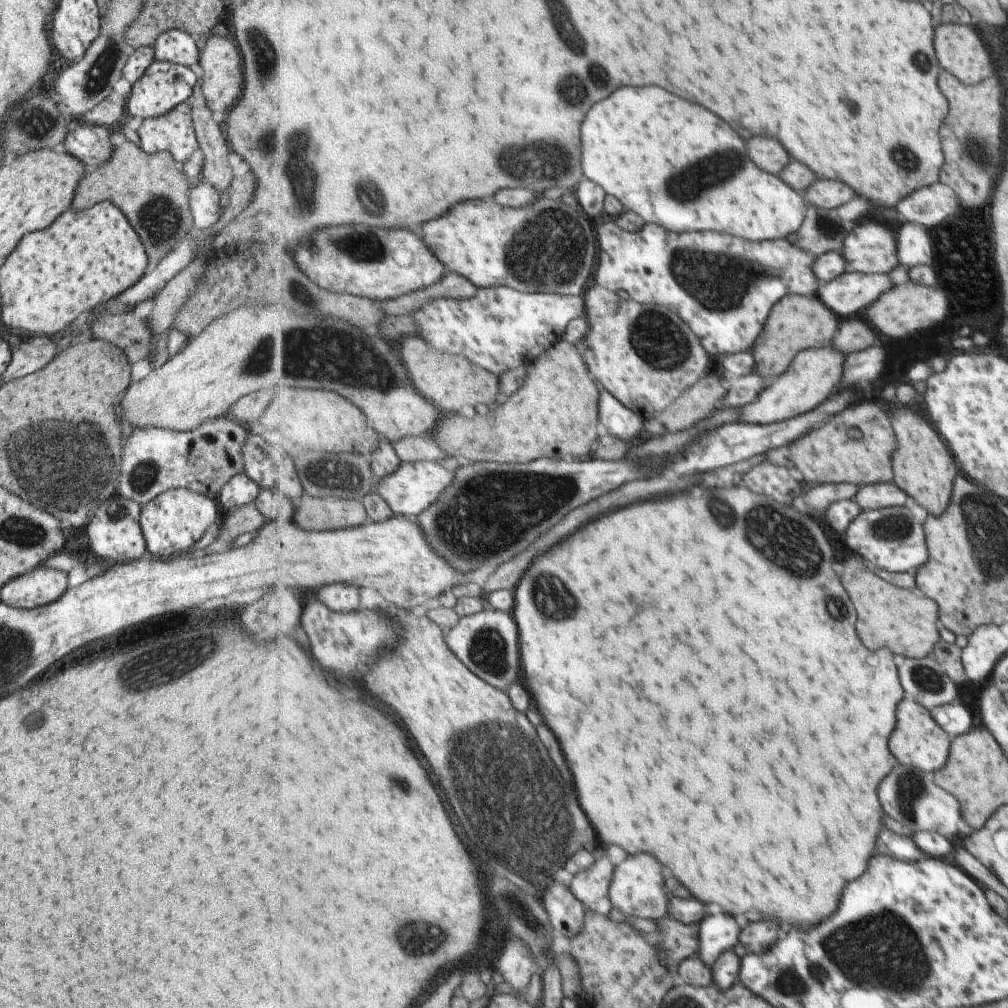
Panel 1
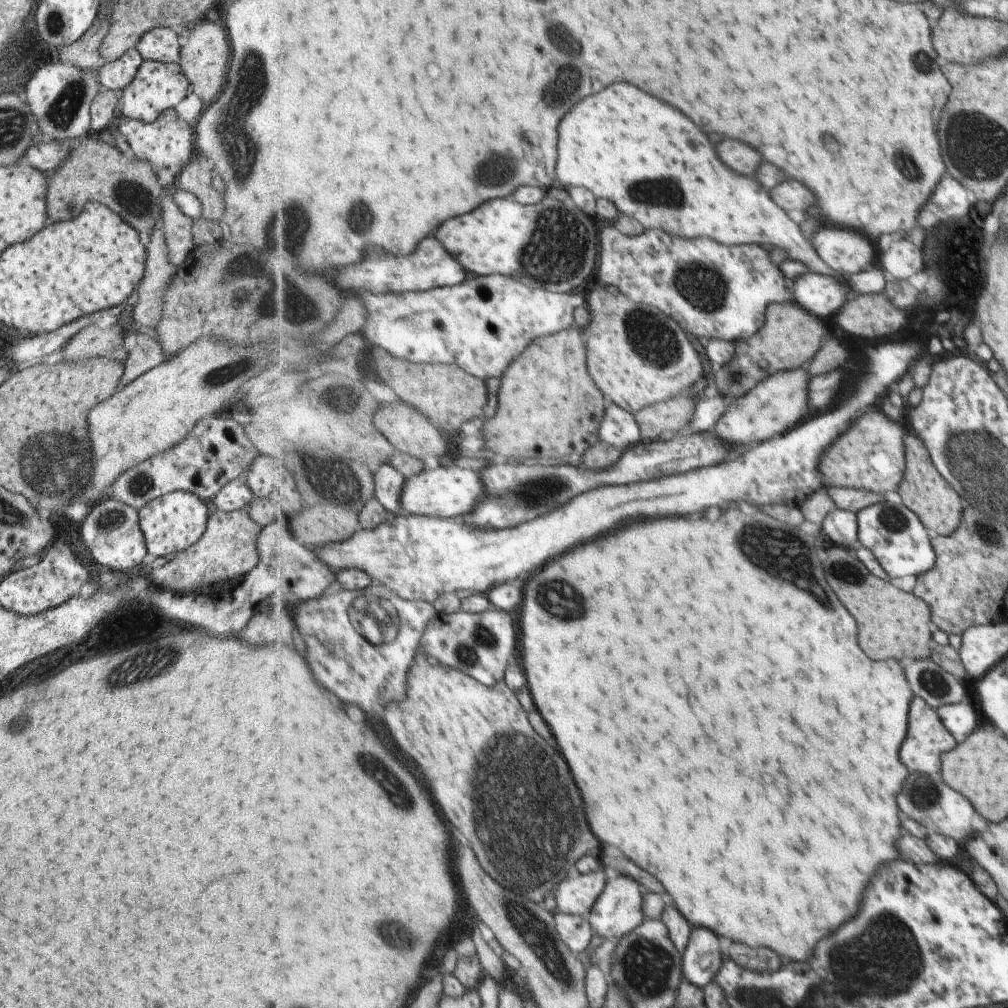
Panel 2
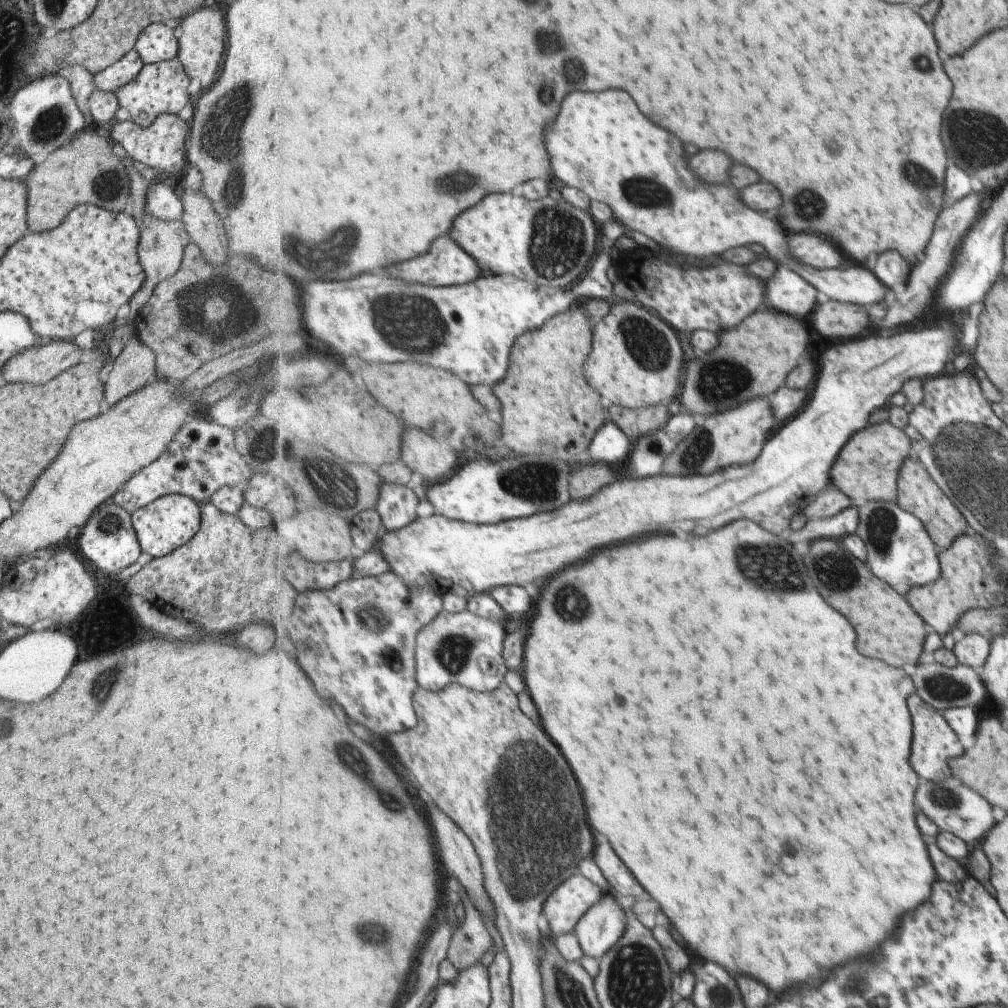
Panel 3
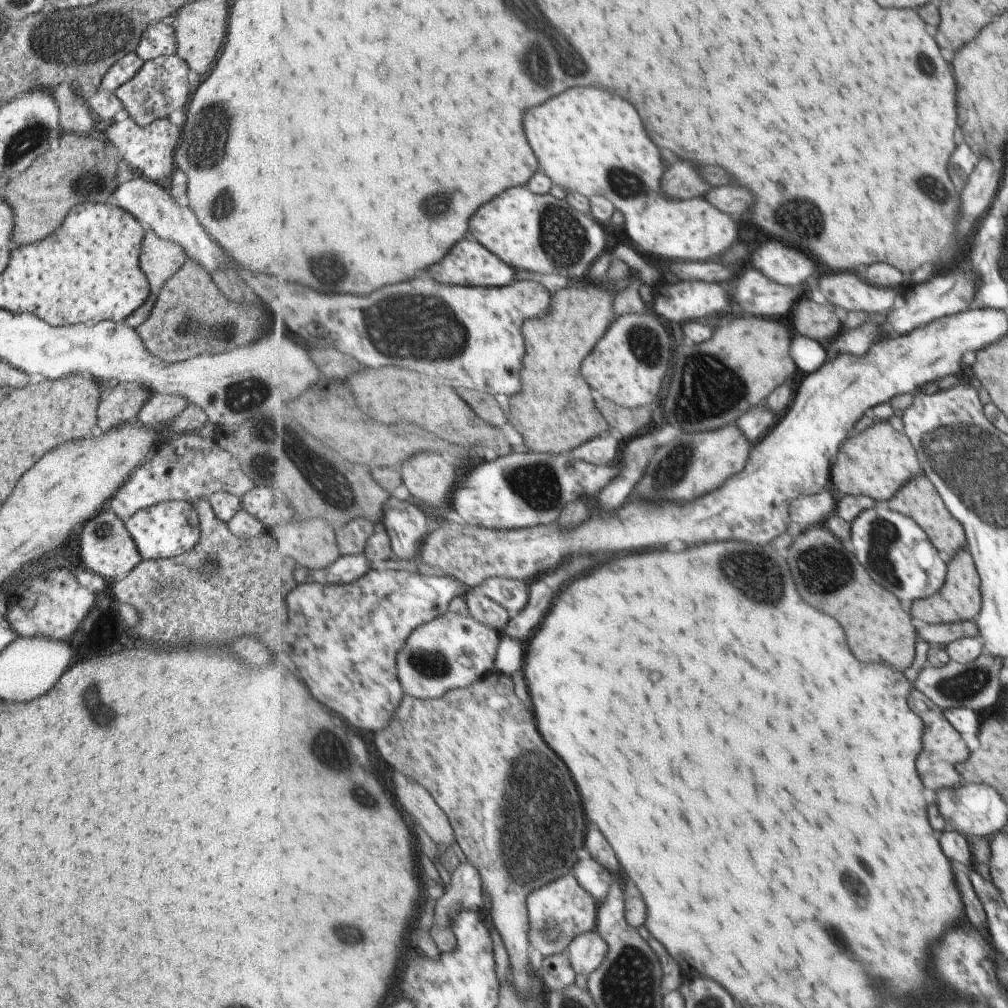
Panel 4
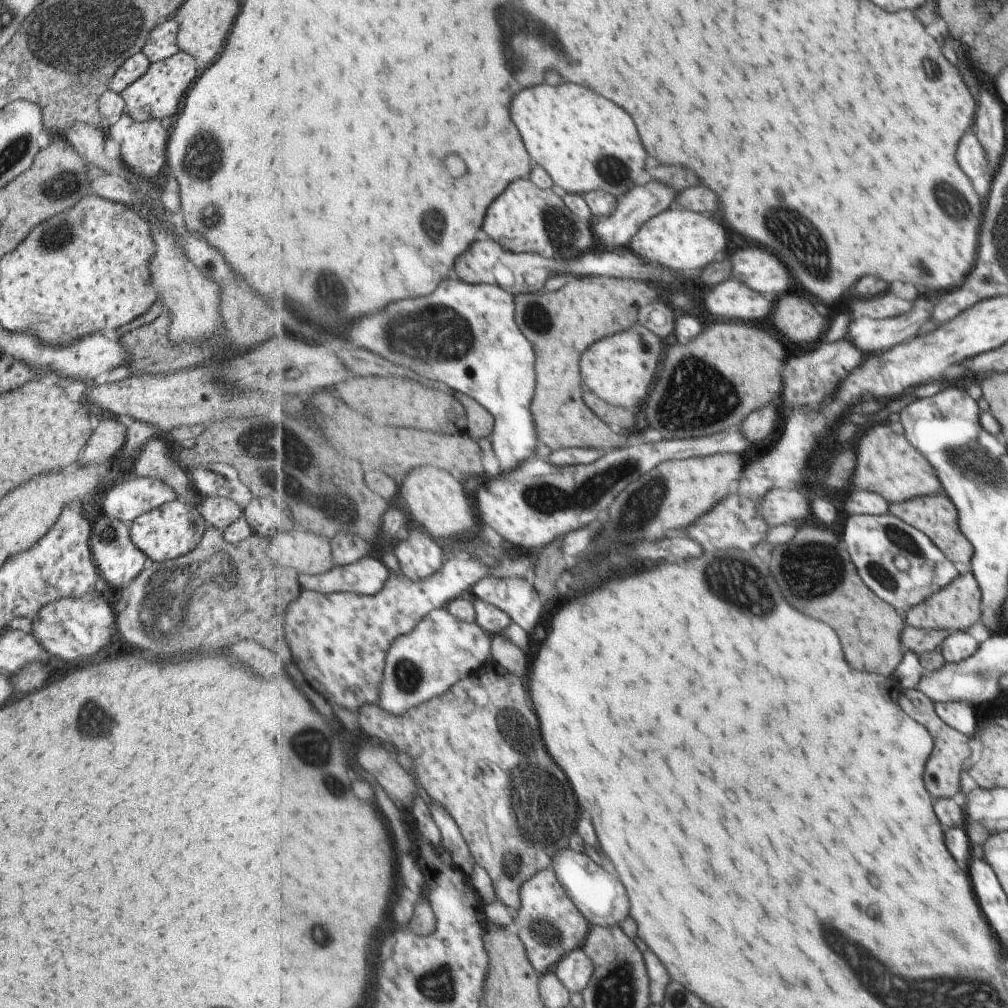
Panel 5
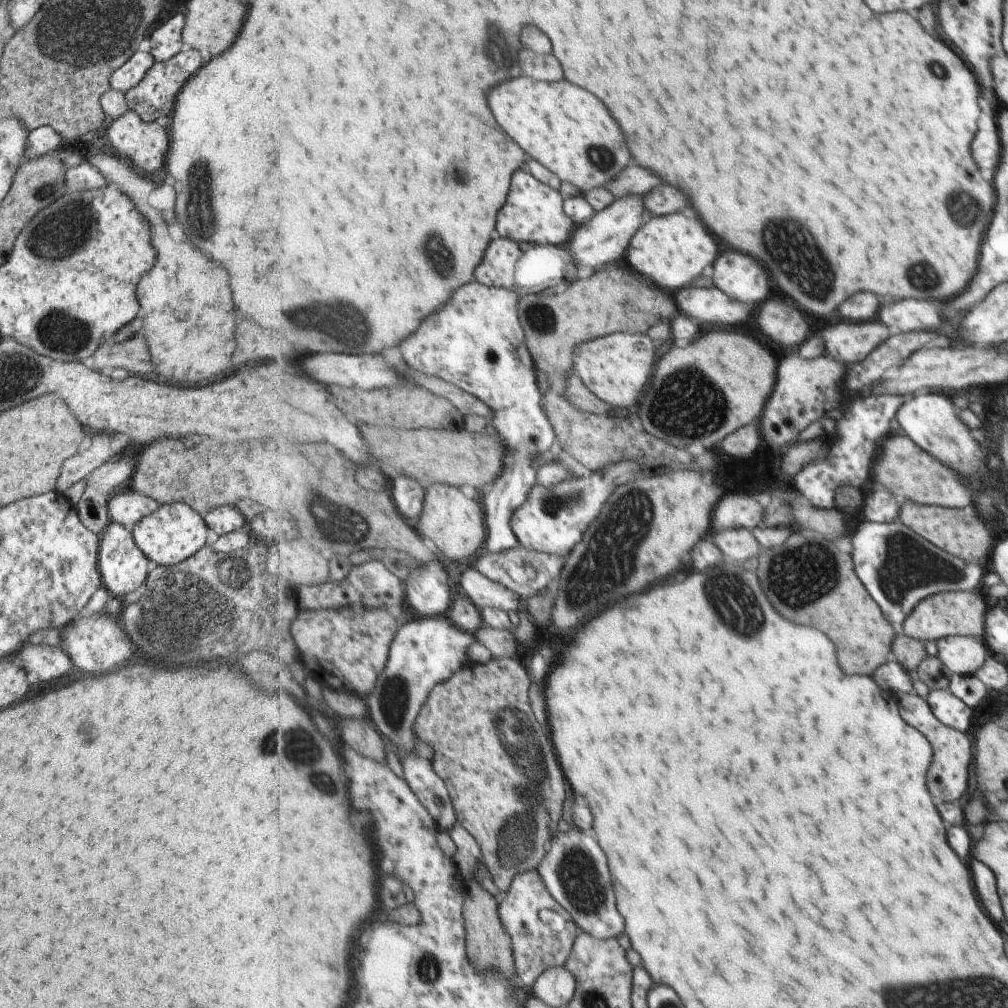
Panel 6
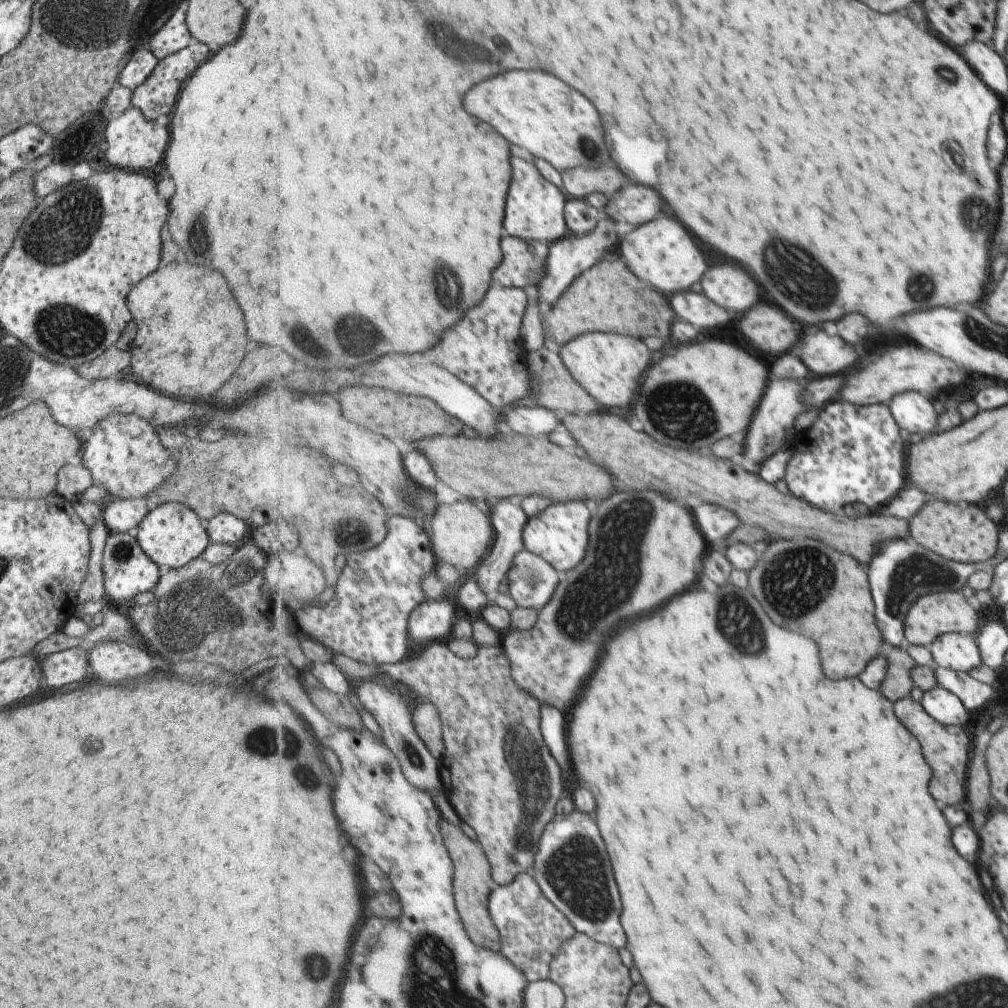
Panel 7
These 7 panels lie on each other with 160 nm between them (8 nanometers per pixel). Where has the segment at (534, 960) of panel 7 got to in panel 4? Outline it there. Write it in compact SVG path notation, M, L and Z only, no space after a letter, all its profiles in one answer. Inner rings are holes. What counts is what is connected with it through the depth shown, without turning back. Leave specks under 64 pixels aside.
M573 874L554 880L539 887L530 894L530 939L532 949L539 958L557 954L569 949L571 942L584 932L593 931L598 925L598 906L596 898L583 886Z

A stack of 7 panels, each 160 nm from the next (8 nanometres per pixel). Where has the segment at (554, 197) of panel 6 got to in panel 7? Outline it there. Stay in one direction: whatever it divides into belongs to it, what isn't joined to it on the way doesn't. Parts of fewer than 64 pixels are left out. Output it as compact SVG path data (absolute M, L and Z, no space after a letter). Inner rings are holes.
M512 156L514 176L507 199L507 216L504 230L507 236L526 241L543 241L552 244L570 233L566 219L566 204L569 196L556 184L547 180L533 162Z

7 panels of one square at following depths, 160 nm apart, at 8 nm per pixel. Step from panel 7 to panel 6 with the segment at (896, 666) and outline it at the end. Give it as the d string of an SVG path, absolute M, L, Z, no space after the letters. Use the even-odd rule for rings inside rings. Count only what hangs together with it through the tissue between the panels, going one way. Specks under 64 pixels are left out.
M905 632L896 636L892 657L896 658L912 674L914 682L919 679L917 676L919 665L928 655L926 642L910 637Z

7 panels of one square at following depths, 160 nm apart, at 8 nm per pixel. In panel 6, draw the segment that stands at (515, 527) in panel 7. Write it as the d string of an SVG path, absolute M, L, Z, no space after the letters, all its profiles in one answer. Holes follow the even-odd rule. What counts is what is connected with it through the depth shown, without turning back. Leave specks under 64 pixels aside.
M473 280L467 283L463 288L457 289L451 298L451 302L441 307L441 310L437 310L437 314L429 314L429 318L425 318L423 322L419 325L419 328L410 334L406 339L401 341L401 344L397 346L398 350L402 354L403 362L414 368L416 371L425 372L425 375L433 374L433 376L439 376L447 382L456 384L460 386L463 390L469 392L473 396L482 400L491 410L492 410L492 426L496 433L502 438L505 458L503 463L503 470L501 474L494 480L493 485L487 491L485 491L483 496L483 504L486 513L486 525L489 530L488 537L485 544L484 551L489 553L501 553L504 550L509 550L510 548L515 548L517 545L521 545L517 536L515 536L514 530L511 526L511 519L513 513L529 498L531 489L537 482L538 470L541 465L542 455L548 453L550 445L553 446L553 442L557 442L557 434L554 431L554 426L551 424L550 419L546 415L546 411L543 408L541 402L541 392L539 392L539 386L537 386L537 368L532 354L530 353L530 347L526 339L525 331L523 330L522 322L519 316L519 301L520 296L512 290L505 287L490 287L481 284L477 280Z

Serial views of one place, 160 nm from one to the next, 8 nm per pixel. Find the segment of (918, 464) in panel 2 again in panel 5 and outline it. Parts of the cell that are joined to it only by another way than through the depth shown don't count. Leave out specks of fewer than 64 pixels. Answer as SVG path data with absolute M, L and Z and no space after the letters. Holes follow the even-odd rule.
M943 492L910 498L909 500L898 503L891 502L890 512L915 528L922 530L927 536L930 536L939 547L939 550L951 562L955 562L956 565L963 564L964 566L969 566L969 560L972 554L971 543L959 531L956 524L955 508Z

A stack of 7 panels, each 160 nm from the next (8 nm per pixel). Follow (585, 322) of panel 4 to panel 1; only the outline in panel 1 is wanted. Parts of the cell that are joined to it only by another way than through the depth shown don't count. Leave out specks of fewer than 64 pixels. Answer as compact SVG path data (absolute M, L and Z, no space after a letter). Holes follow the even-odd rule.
M561 339L545 354L527 364L527 368L528 377L523 388L505 404L487 414L477 414L471 424L459 414L447 416L439 424L431 436L444 453L465 456L471 462L530 463L540 458L585 457L596 450L603 433L599 412L600 388L589 372L580 346Z

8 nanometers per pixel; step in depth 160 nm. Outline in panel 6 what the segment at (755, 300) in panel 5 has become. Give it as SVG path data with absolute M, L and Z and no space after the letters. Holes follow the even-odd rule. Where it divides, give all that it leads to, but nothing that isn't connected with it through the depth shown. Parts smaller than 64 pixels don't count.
M717 285L685 287L678 291L679 312L705 324L739 324L751 316L751 306L733 298Z

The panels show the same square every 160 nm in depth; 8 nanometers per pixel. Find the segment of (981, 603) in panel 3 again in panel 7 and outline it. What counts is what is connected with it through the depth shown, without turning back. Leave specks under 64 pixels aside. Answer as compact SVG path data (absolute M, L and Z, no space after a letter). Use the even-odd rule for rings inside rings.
M961 591L927 593L919 597L906 618L906 640L909 645L930 647L943 633L972 635L977 630L977 612L961 596Z

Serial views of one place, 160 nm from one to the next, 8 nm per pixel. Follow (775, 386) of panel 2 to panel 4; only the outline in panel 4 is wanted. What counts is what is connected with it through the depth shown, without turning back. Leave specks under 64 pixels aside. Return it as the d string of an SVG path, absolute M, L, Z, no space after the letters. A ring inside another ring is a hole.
M735 424L701 434L683 432L683 436L659 448L644 480L639 484L639 492L647 498L693 501L719 489L730 477L745 469L750 460L751 442L745 436Z

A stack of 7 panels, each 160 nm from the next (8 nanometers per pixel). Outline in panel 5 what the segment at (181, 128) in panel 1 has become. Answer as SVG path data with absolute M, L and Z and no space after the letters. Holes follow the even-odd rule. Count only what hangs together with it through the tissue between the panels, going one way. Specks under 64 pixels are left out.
M125 112L118 116L117 121L109 127L109 136L118 142L120 148L119 160L127 169L147 181L153 178L165 165L168 133L169 131L163 129L159 124L159 119L135 122Z

